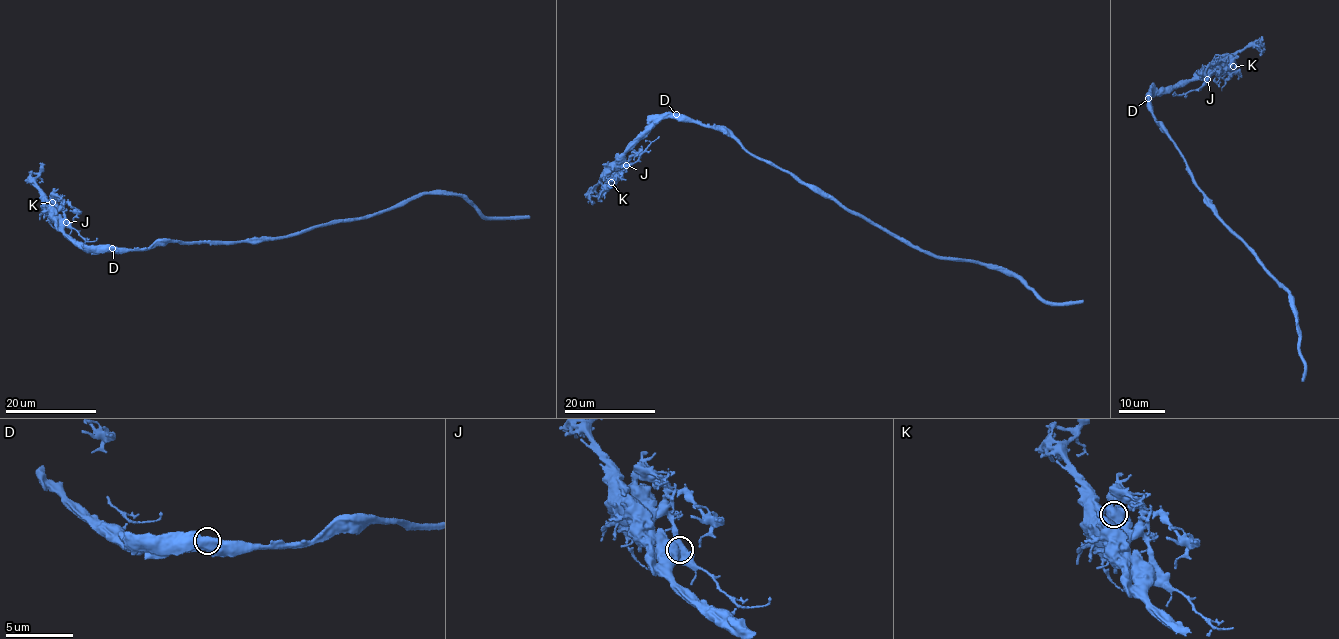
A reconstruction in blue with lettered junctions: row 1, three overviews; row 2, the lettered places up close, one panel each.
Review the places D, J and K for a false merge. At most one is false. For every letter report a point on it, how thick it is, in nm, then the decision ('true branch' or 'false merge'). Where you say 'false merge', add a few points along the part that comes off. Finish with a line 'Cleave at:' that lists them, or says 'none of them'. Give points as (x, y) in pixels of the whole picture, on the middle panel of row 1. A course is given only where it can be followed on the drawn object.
D: at (676, 114); 650 nm thick; true branch
J: at (626, 165); 600 nm thick; false merge; foreign part runs (626, 165), (598, 199)
K: at (611, 182); 550 nm thick; true branch
Cleave at: J

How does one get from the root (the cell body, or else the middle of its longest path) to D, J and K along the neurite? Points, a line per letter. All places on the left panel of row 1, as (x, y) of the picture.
D: (250, 241), (173, 241), (137, 249), (112, 248)
J: (250, 241), (173, 241), (130, 250), (92, 251), (64, 232), (66, 222)
K: (250, 241), (173, 241), (130, 250), (92, 251), (64, 232), (63, 210), (52, 202)

